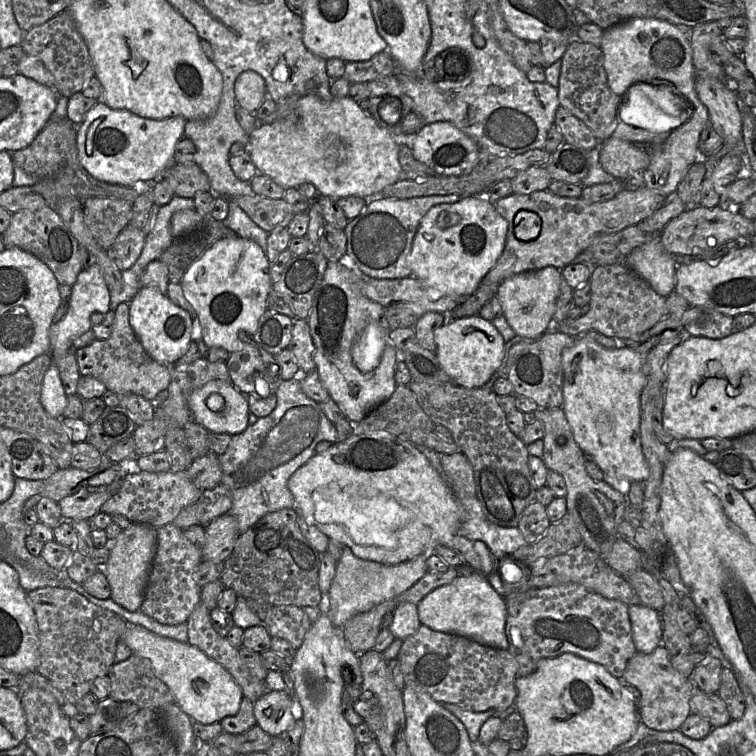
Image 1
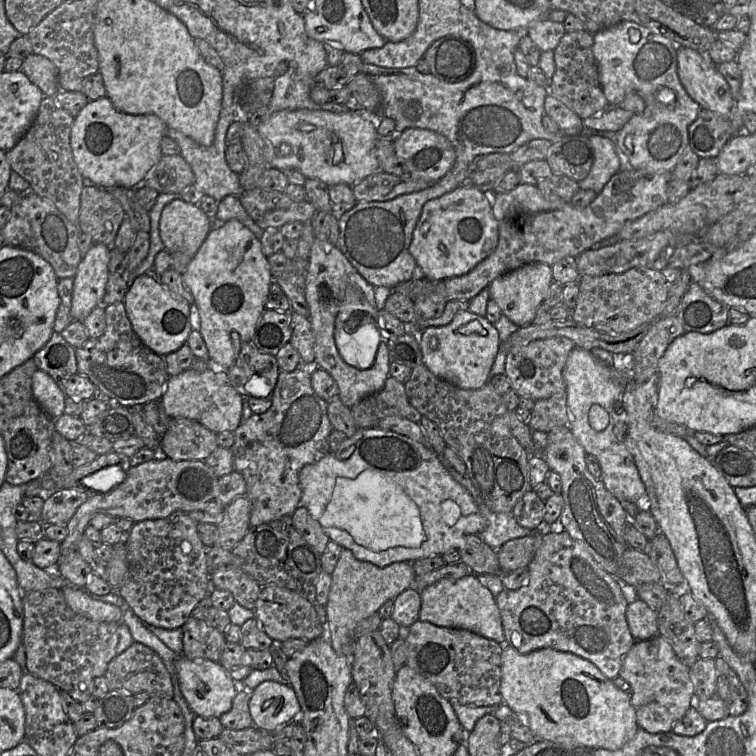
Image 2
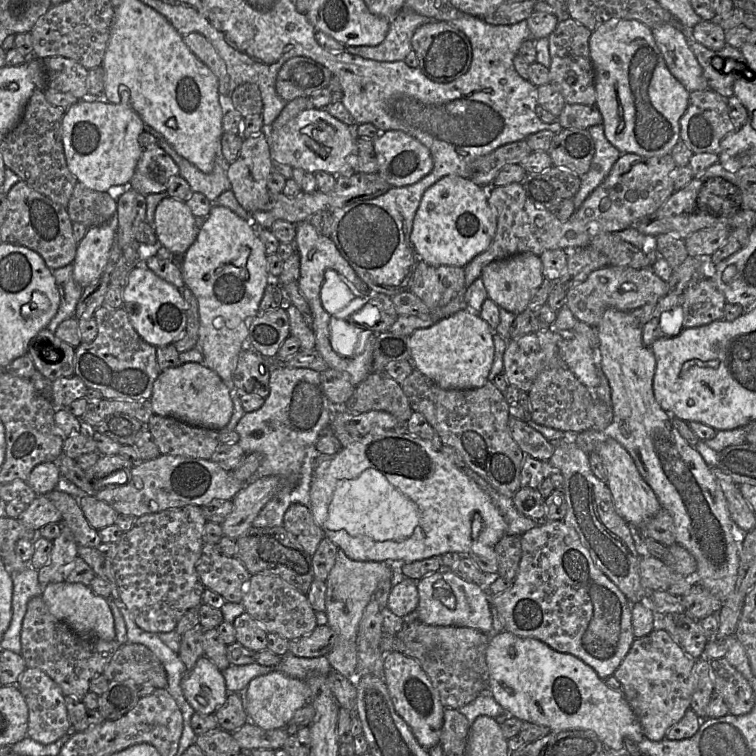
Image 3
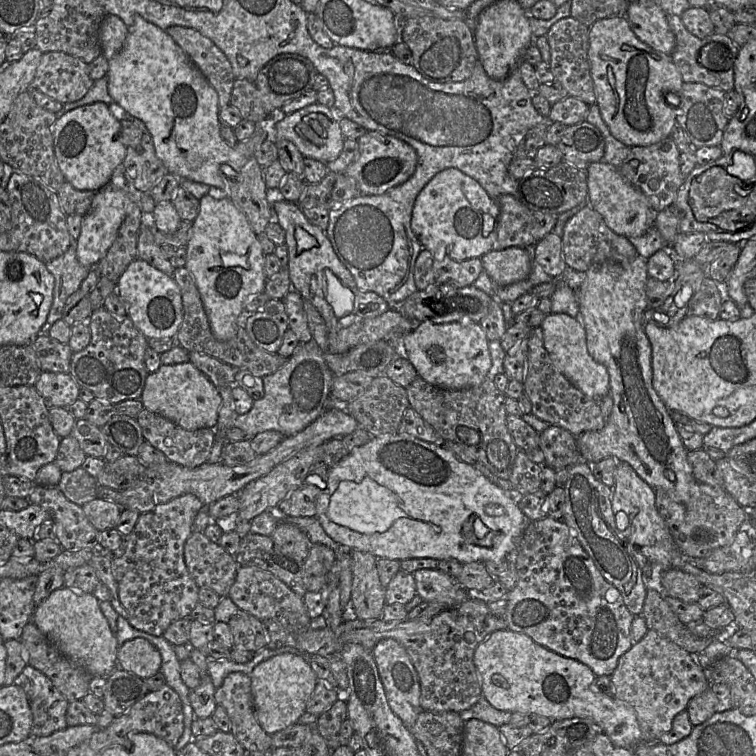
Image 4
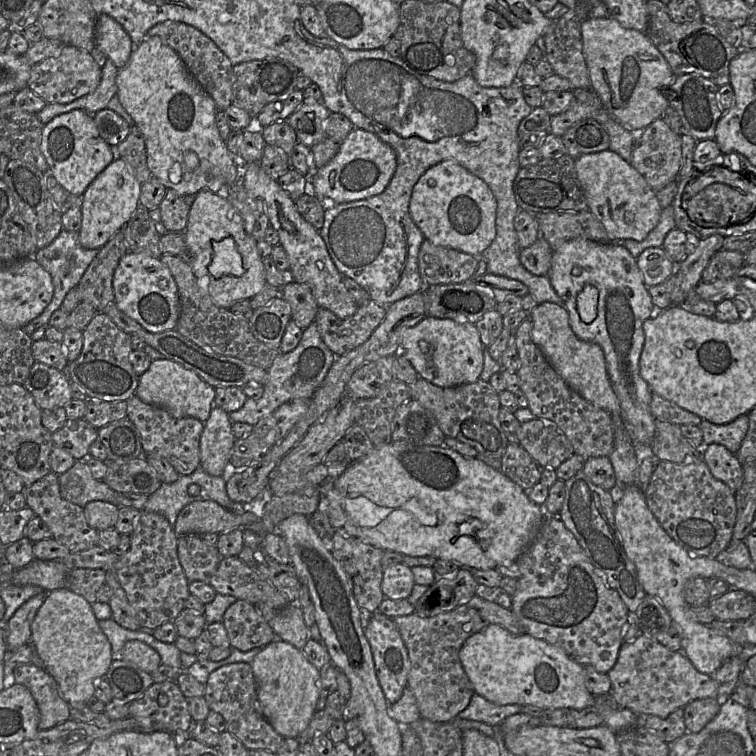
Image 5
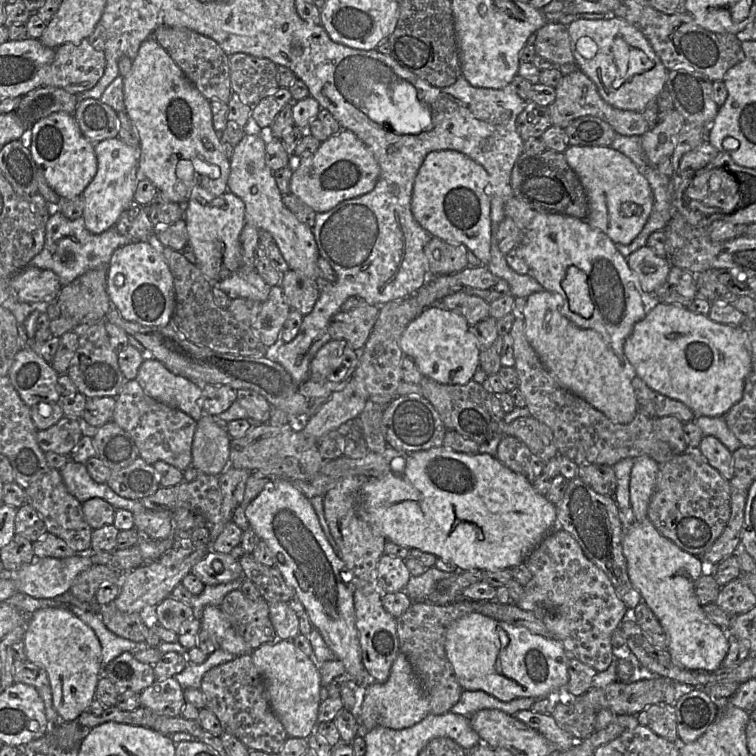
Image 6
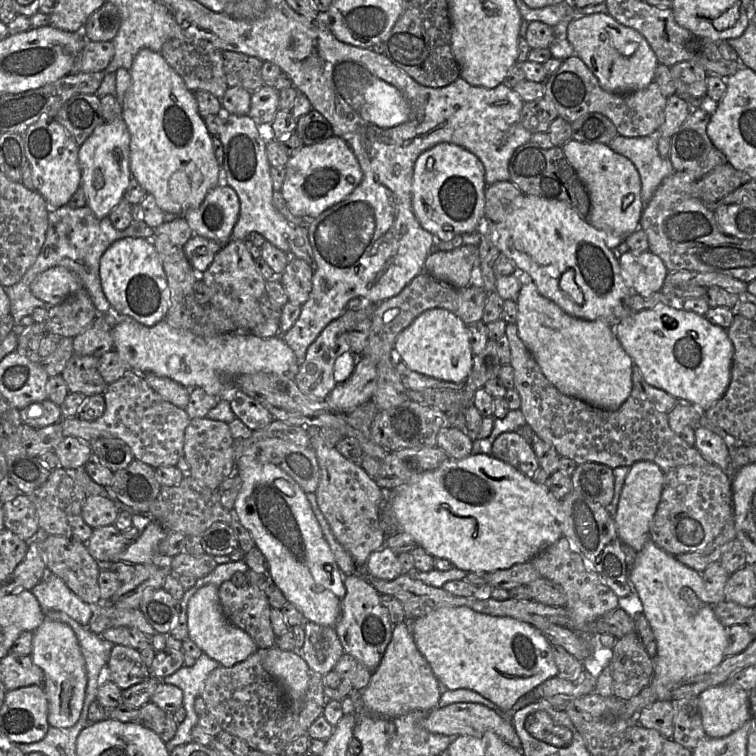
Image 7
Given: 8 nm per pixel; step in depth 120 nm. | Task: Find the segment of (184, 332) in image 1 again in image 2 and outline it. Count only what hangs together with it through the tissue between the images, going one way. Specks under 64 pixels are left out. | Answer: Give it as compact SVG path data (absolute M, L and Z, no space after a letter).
M137 276L128 287L123 302L133 331L140 341L156 354L165 356L186 343L192 331L190 304L173 296L156 276Z

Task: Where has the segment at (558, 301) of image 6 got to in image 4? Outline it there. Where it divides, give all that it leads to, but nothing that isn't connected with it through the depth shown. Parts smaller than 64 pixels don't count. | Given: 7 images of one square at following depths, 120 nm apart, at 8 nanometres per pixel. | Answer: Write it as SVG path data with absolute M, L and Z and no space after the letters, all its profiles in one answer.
M549 313L543 319L540 328L543 342L556 369L576 388L592 399L601 399L609 394L609 374L605 366L595 361L589 354L586 333L579 322L565 313Z

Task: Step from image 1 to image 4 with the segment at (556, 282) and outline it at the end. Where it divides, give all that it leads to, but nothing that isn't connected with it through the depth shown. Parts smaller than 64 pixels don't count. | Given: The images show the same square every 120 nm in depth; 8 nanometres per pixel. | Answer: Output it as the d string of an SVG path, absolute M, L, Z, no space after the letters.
M508 247L491 250L481 258L484 271L498 286L507 286L526 279L532 269L531 251L526 248Z

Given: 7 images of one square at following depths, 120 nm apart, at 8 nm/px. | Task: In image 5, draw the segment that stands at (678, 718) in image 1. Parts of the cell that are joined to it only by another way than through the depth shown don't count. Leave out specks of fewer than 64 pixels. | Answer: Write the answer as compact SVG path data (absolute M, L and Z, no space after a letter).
M645 634L625 642L617 662L608 672L610 693L620 708L630 709L640 717L668 717L678 708L702 698L717 698L718 686L711 675L699 672L683 652L674 652Z

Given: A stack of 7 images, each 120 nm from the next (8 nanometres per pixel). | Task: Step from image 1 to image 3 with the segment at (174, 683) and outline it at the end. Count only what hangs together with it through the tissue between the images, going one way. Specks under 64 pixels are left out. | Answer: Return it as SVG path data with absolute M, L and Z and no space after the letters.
M205 656L187 671L181 681L183 695L196 713L213 714L228 696L221 671Z

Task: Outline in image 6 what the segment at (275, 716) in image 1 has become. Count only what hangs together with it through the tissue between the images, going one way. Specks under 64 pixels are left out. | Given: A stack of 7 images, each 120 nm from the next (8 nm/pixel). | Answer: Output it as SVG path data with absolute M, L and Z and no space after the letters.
M293 640L271 641L252 651L252 659L266 689L267 700L289 737L308 738L315 731L320 705L319 664L297 648Z

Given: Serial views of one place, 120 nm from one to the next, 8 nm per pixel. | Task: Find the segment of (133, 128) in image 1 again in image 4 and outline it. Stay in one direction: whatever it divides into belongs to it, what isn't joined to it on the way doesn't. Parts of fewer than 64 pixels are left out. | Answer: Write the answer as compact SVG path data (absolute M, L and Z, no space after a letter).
M102 102L75 108L57 118L53 134L54 152L66 181L77 190L94 192L108 185L127 152L120 133L121 122L113 115L109 105Z

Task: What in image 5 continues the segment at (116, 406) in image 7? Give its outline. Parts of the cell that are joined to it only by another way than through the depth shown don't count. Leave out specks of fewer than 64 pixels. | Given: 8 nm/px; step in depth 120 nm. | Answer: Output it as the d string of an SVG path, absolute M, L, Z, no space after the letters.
M135 394L127 400L127 417L141 436L145 456L161 456L169 461L180 475L192 474L200 467L200 438L204 423L192 417L176 418L167 410L143 402Z

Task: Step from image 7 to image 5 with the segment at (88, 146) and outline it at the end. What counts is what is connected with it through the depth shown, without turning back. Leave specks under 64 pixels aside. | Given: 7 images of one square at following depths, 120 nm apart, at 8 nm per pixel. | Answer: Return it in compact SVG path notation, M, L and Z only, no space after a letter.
M116 158L90 184L82 195L80 243L87 249L100 249L131 220L140 206L141 184L122 158Z

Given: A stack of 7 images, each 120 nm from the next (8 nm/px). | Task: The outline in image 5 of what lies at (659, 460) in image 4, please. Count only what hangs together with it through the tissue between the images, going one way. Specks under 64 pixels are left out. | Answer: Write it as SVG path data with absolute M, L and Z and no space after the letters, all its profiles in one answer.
M574 239L553 251L547 276L563 301L575 335L602 348L608 376L620 403L620 417L633 444L651 446L656 430L656 418L650 409L653 392L641 377L639 362L645 342L643 323L660 310L652 301L636 258L620 242Z

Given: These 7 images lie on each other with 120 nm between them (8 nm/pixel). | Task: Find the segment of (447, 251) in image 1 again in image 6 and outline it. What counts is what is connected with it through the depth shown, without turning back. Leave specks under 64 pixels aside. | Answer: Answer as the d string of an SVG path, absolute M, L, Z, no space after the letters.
M441 150L426 155L414 181L411 211L415 220L431 237L446 243L463 244L487 267L491 250L491 199L487 193L487 171L454 150Z

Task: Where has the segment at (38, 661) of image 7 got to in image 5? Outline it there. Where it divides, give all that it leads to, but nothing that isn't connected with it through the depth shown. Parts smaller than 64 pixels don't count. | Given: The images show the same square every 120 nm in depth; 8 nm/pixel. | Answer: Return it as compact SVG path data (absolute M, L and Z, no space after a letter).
M66 587L46 594L31 625L30 644L71 708L87 705L87 701L94 696L95 683L105 678L114 660L111 644L99 627L92 605Z

